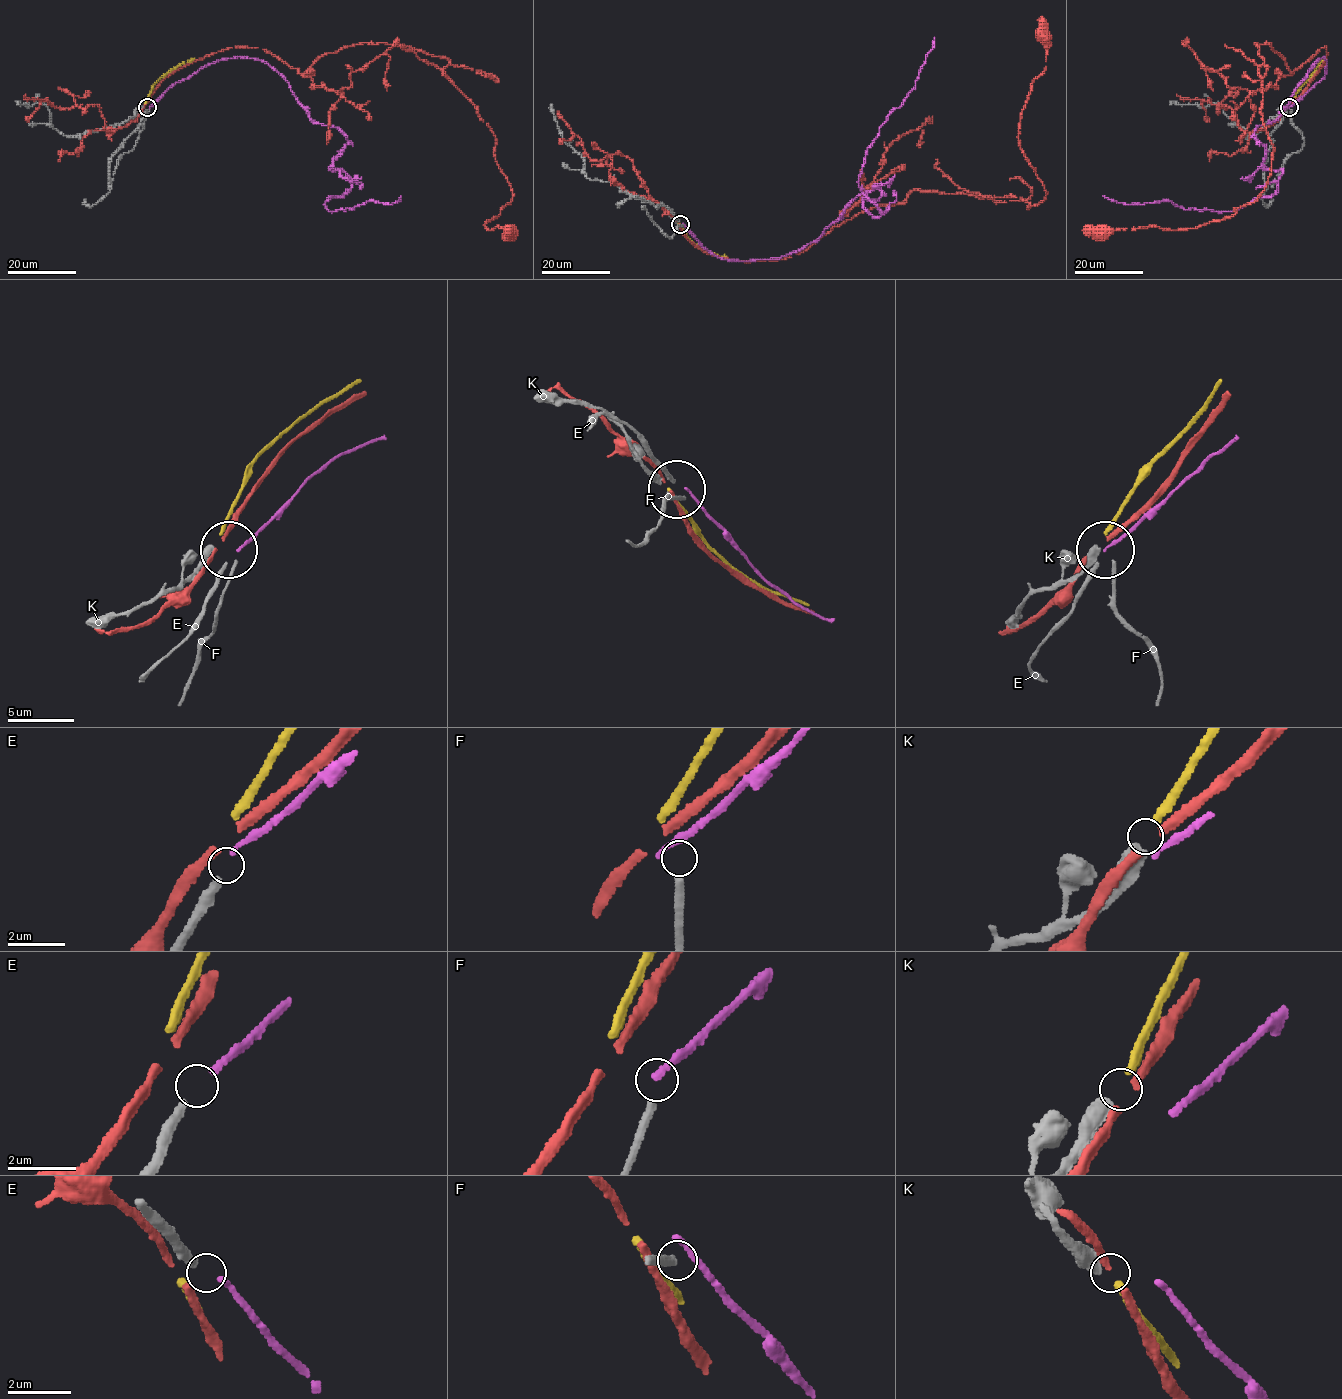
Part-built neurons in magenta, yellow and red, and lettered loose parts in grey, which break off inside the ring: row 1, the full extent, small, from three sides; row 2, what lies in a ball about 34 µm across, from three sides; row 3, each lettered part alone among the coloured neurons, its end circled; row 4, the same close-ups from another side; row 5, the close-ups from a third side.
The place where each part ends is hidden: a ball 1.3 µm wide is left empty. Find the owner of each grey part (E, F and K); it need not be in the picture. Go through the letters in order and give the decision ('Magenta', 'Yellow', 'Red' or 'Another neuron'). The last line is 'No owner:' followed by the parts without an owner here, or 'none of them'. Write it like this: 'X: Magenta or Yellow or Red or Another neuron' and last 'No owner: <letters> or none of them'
E: Magenta
F: Another neuron
K: Yellow
No owner: F

